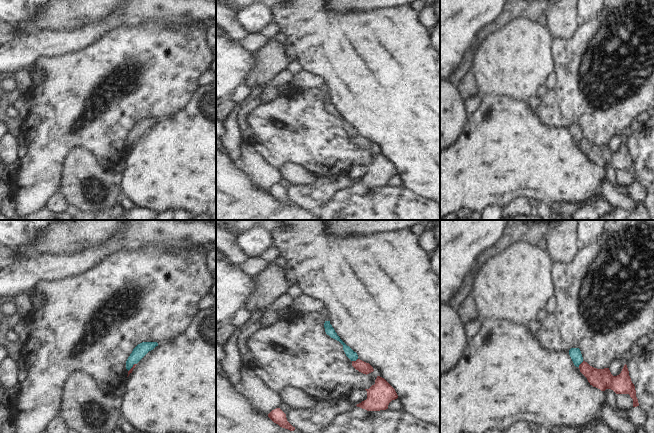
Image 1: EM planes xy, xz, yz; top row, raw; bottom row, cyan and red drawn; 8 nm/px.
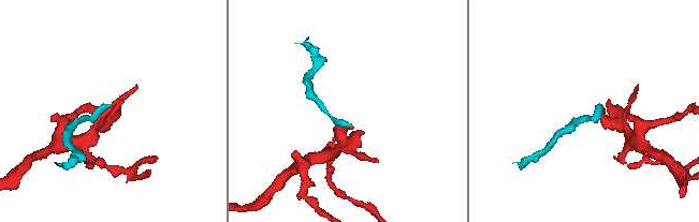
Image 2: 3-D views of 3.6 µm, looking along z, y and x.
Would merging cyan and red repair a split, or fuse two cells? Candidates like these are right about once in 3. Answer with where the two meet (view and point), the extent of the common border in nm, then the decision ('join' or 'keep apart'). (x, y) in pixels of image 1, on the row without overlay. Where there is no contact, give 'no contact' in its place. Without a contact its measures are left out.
xz (354, 136) | 50 nm | keep apart

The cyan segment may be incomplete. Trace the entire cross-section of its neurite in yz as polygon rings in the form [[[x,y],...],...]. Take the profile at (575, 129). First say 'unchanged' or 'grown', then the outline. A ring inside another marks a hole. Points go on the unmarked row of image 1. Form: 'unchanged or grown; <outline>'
unchanged; [[[571,124],[569,126],[569,131],[576,143],[579,143],[579,141],[583,138],[583,133],[579,124]]]

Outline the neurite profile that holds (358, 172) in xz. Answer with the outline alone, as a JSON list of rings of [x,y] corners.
[[[359,165],[351,170],[349,178],[357,181],[366,175],[367,175],[367,167],[365,165]]]

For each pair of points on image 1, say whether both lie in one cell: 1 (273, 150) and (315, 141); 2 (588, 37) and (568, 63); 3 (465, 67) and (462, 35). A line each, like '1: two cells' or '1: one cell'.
1: one cell
2: one cell
3: two cells

